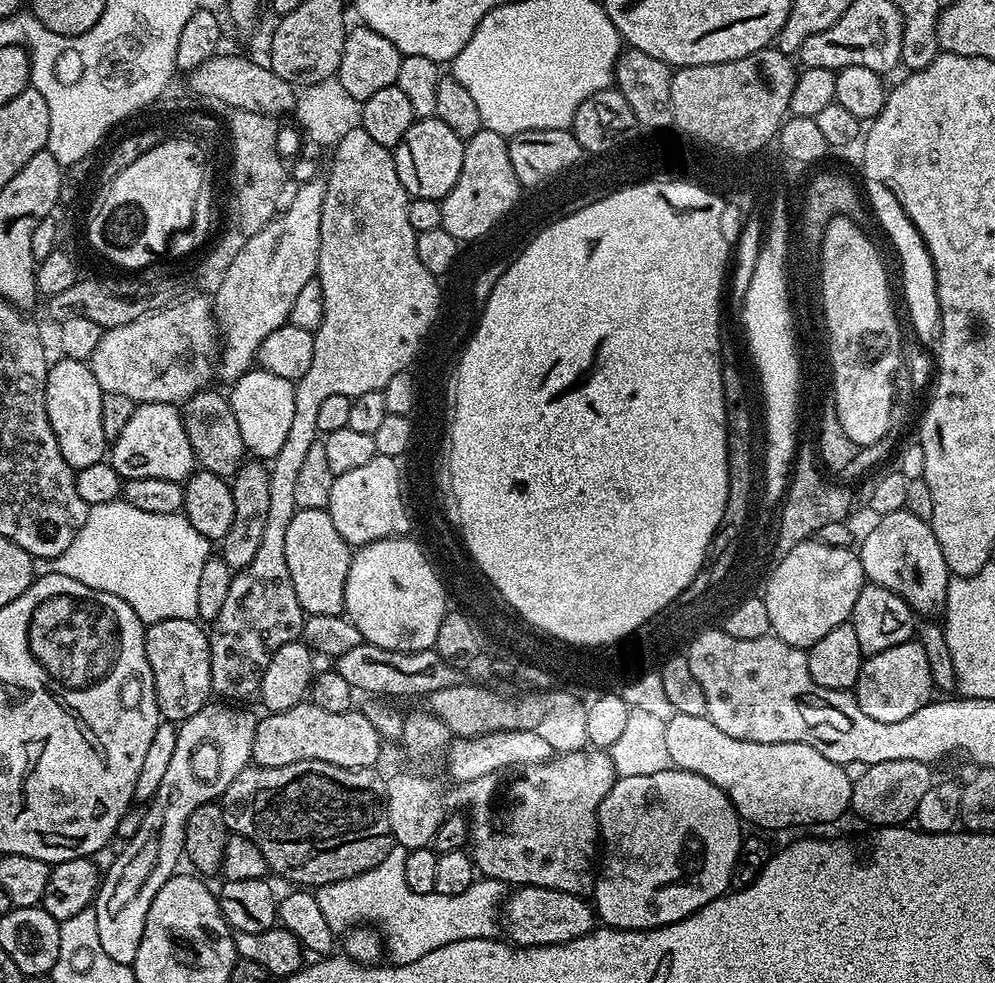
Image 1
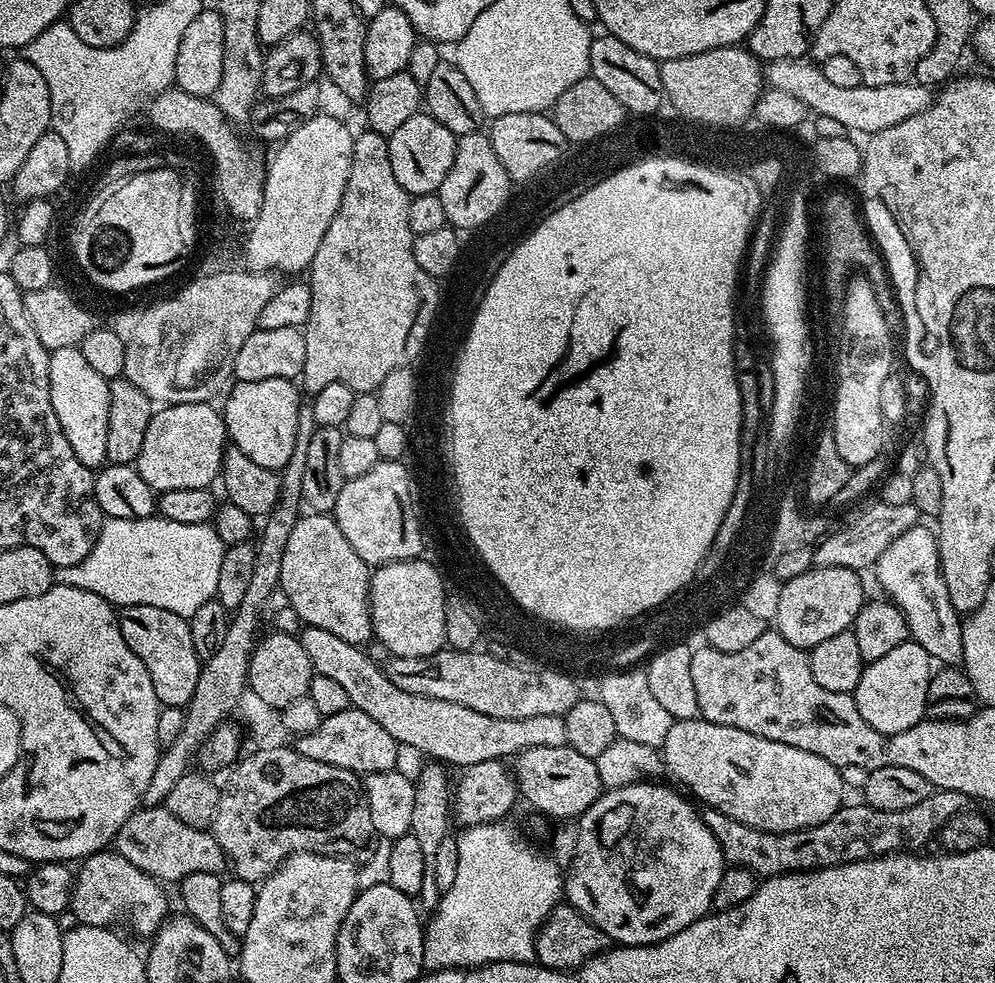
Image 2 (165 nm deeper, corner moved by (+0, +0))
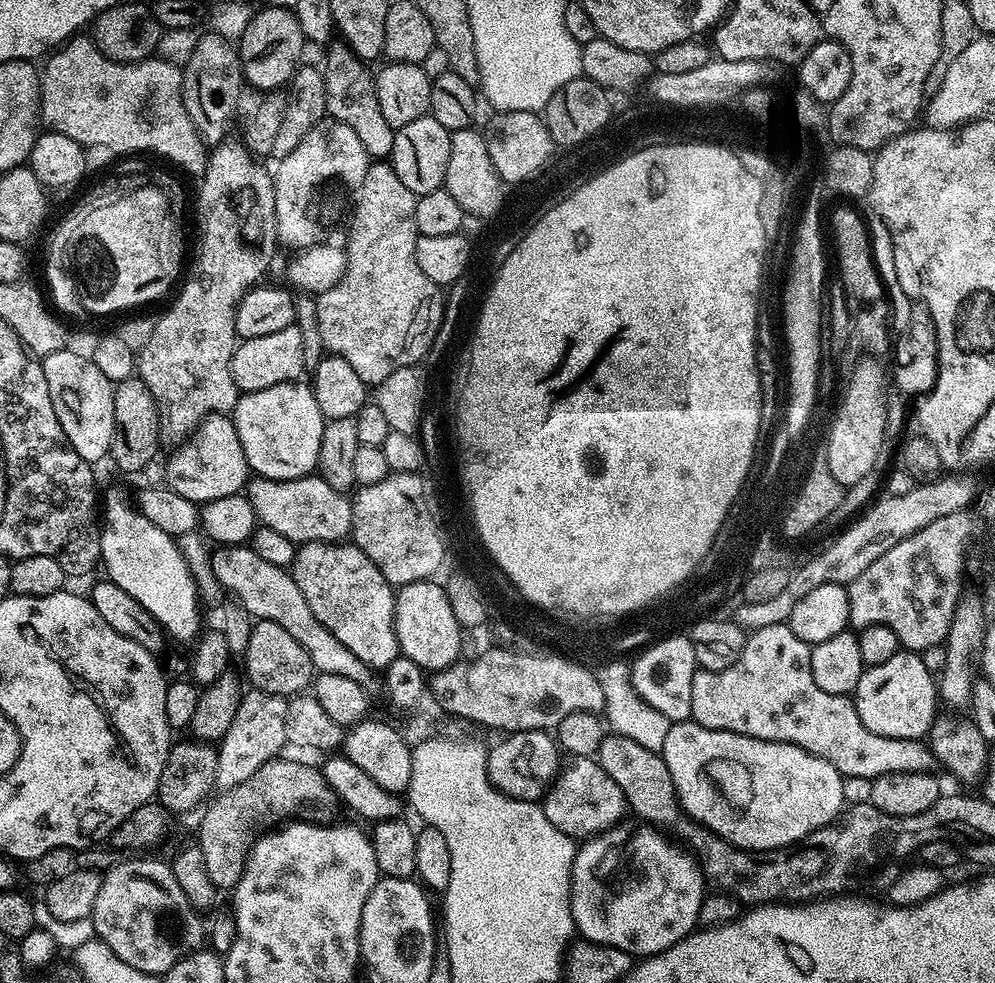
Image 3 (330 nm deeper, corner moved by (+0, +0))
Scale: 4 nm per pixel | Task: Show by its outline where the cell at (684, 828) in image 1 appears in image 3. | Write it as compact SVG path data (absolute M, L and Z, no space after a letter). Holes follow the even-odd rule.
M620 830L583 841L576 849L572 867L576 932L592 944L626 950L633 958L657 956L692 935L698 906L706 895L701 865L681 847L674 848L659 831L642 830L625 844Z

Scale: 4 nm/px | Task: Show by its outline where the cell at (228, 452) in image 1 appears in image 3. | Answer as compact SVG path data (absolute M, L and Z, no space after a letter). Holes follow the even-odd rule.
M319 474L294 478L293 480L271 480L265 476L249 479L246 485L248 501L254 506L257 521L270 530L278 530L285 538L293 540L297 546L320 542L334 544L344 542L352 535L352 502L345 493L334 490L330 482L326 482Z

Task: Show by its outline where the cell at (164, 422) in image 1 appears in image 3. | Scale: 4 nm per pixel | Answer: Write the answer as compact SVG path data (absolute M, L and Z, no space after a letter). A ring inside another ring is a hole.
M231 415L208 416L173 452L176 453L168 460L166 484L178 494L182 494L182 498L193 500L197 506L203 506L214 498L226 498L235 492L245 491L250 479L250 469Z

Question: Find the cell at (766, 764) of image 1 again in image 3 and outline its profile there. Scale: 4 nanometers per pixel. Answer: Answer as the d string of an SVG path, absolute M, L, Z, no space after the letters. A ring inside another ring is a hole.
M689 718L670 724L662 755L684 815L707 828L711 835L720 836L735 848L745 848L747 852L769 852L796 844L806 838L806 834L832 823L845 807L842 798L844 777L840 772L834 770L830 762L811 756L793 744L710 730Z

